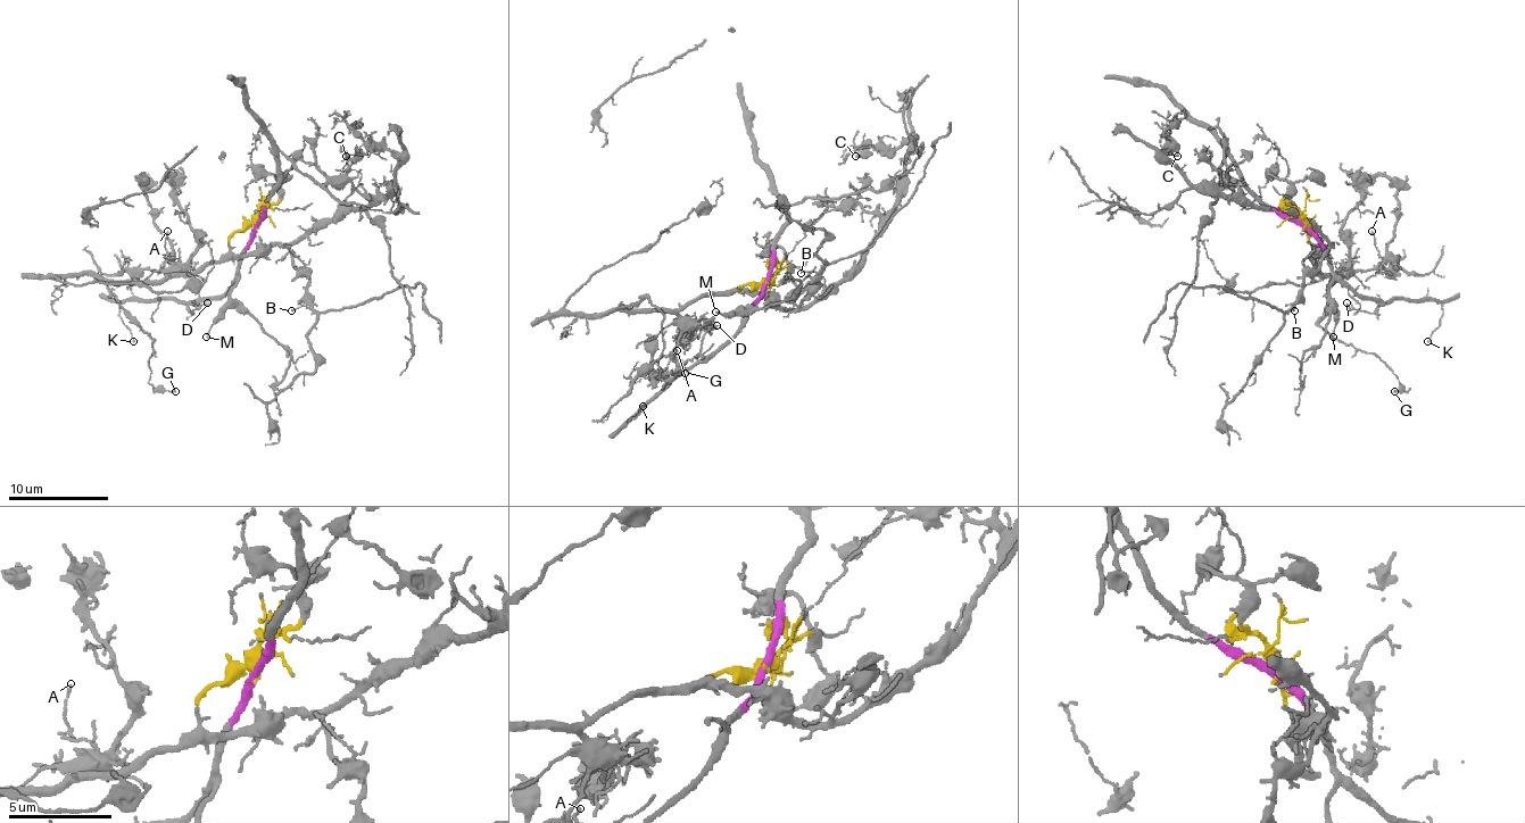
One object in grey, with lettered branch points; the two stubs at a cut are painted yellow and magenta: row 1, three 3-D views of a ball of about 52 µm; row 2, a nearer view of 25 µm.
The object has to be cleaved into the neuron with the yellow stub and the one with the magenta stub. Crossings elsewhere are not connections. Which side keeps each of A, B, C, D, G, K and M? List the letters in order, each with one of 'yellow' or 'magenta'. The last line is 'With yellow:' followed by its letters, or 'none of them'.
A: yellow
B: yellow
C: yellow
D: magenta
G: yellow
K: magenta
M: magenta
With yellow: A, B, C, G

